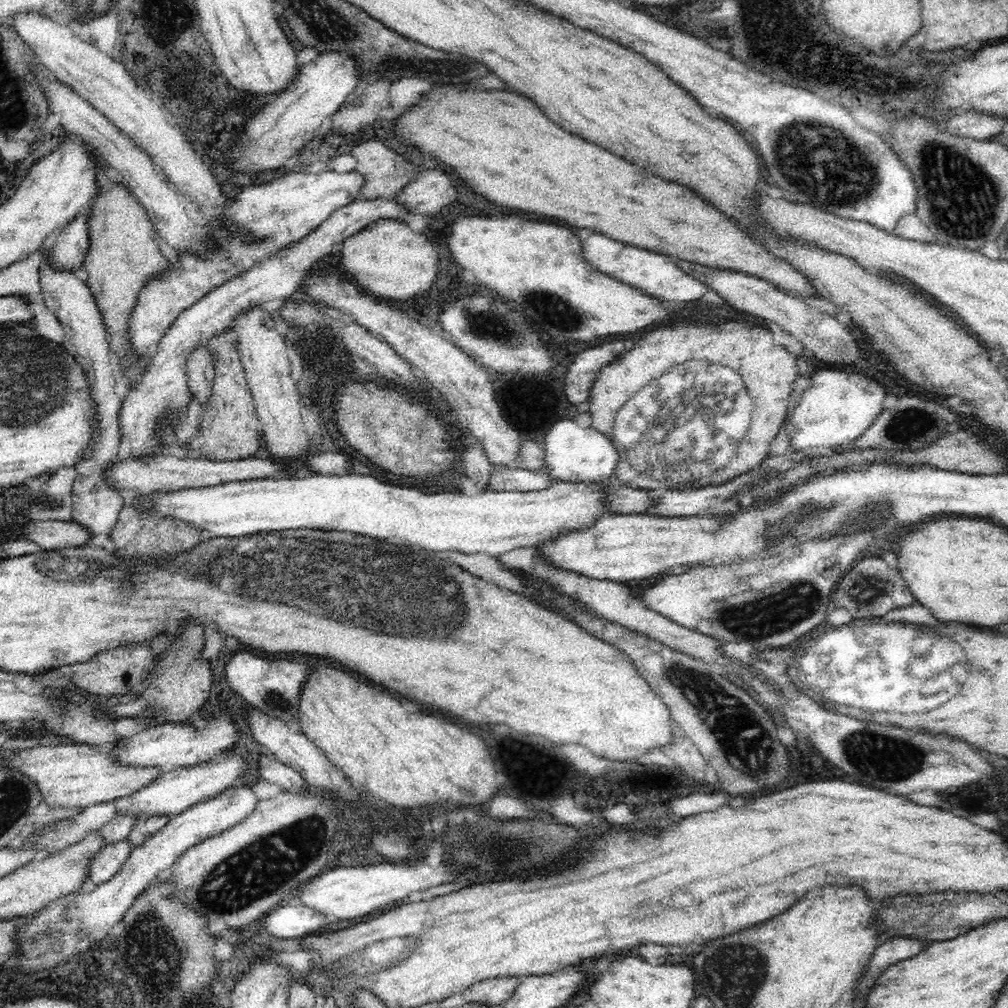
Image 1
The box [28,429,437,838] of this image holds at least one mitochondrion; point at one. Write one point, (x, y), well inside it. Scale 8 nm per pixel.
(75, 569)

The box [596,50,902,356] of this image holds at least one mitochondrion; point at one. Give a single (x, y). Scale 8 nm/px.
(831, 169)

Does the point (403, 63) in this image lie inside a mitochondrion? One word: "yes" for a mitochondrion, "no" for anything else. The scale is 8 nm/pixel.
yes

